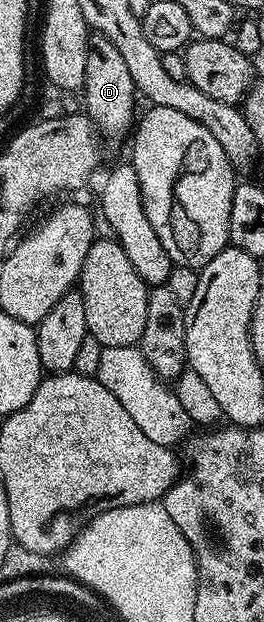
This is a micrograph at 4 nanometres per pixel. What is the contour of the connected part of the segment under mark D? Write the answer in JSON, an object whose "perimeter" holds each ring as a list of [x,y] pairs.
{"perimeter":[[[99,34],[88,37],[88,53],[86,54],[86,74],[84,75],[84,108],[89,120],[96,126],[101,137],[110,140],[120,140],[133,127],[136,112],[138,93],[134,86],[134,78],[130,78],[130,69],[127,68],[122,54],[118,54],[114,42],[110,38]]]}

